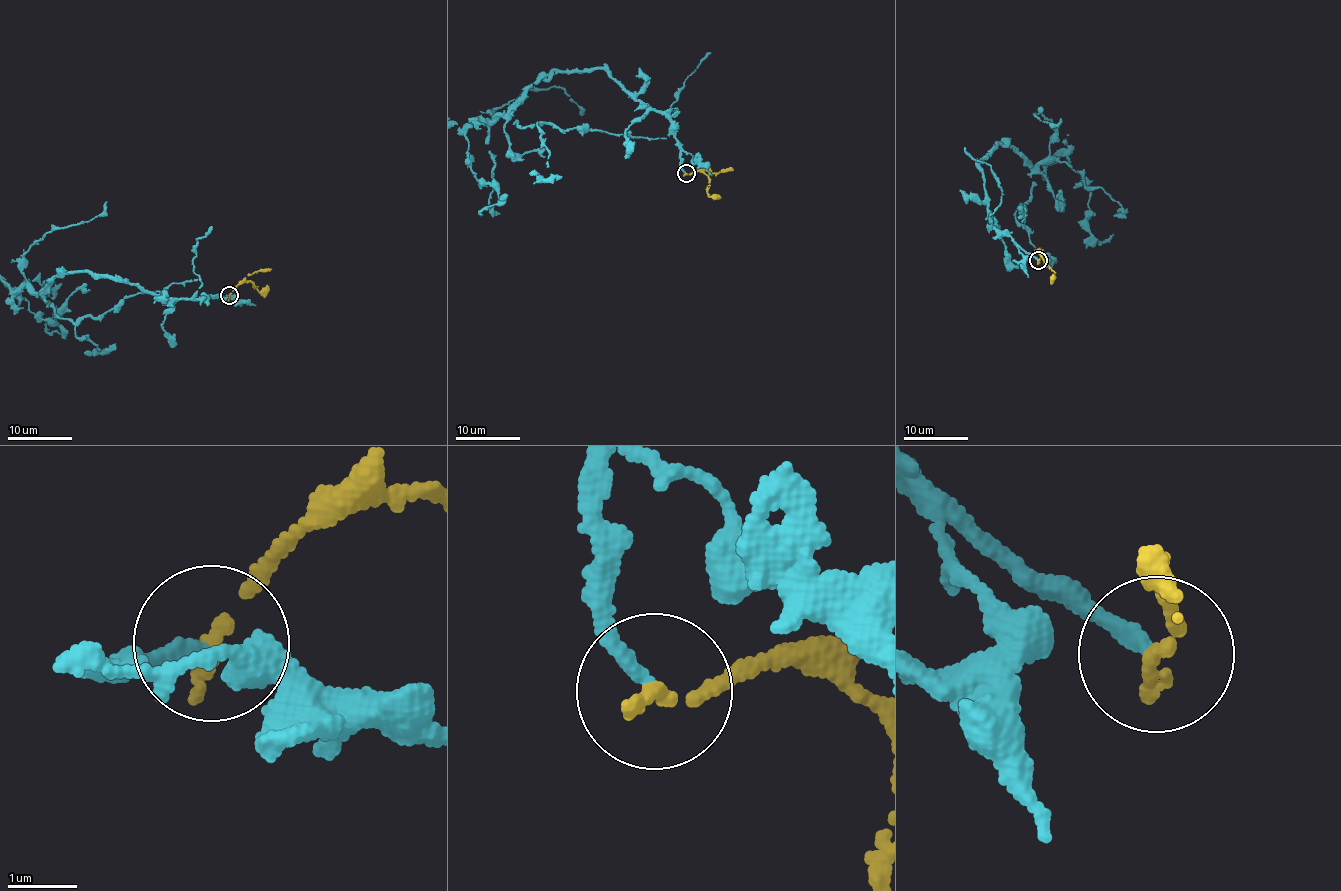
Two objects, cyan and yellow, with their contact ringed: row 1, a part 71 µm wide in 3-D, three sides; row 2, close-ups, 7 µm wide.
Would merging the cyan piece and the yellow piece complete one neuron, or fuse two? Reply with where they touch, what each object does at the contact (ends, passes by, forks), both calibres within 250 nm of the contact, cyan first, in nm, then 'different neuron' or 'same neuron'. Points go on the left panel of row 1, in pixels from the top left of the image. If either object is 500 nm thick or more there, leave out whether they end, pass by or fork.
place (229, 295); cyan ends; yellow ends; calibres 190 and 200 nm; same neuron

